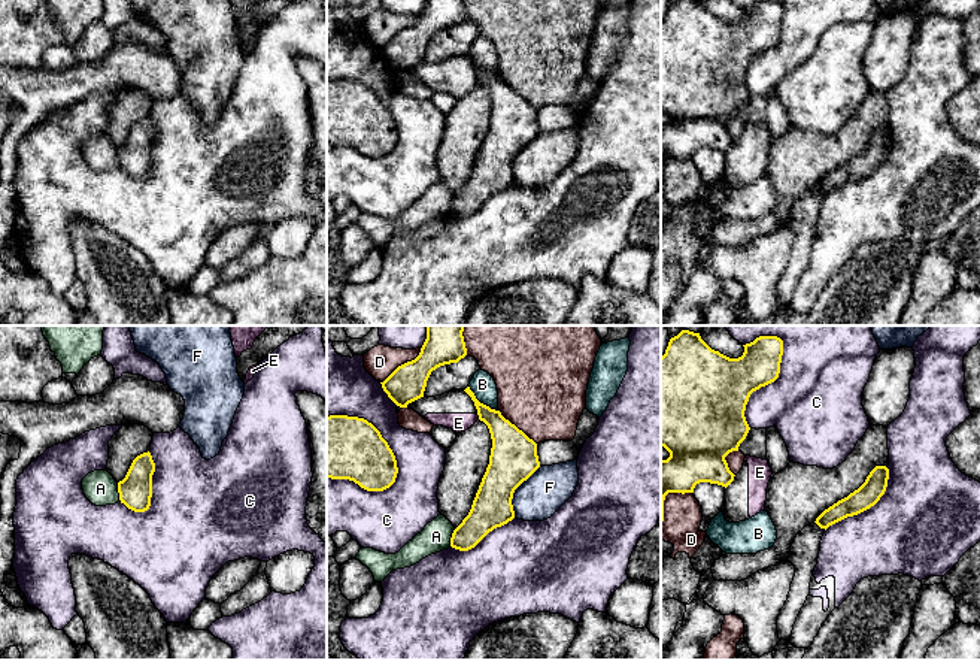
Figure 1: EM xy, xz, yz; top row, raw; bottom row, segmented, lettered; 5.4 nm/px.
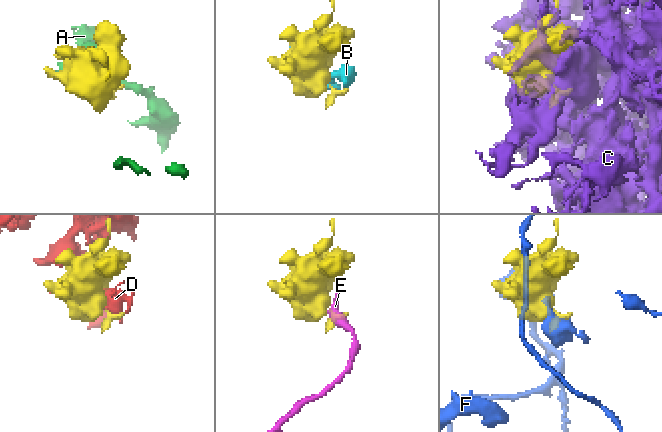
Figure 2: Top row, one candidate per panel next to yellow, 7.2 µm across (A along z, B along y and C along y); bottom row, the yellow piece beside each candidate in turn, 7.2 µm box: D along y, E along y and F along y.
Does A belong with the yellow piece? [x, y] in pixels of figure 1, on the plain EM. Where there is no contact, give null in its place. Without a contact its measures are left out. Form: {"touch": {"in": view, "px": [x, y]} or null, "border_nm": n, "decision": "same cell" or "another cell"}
{"touch": {"in": "xy", "px": [118, 157]}, "border_nm": 110, "decision": "another cell"}

